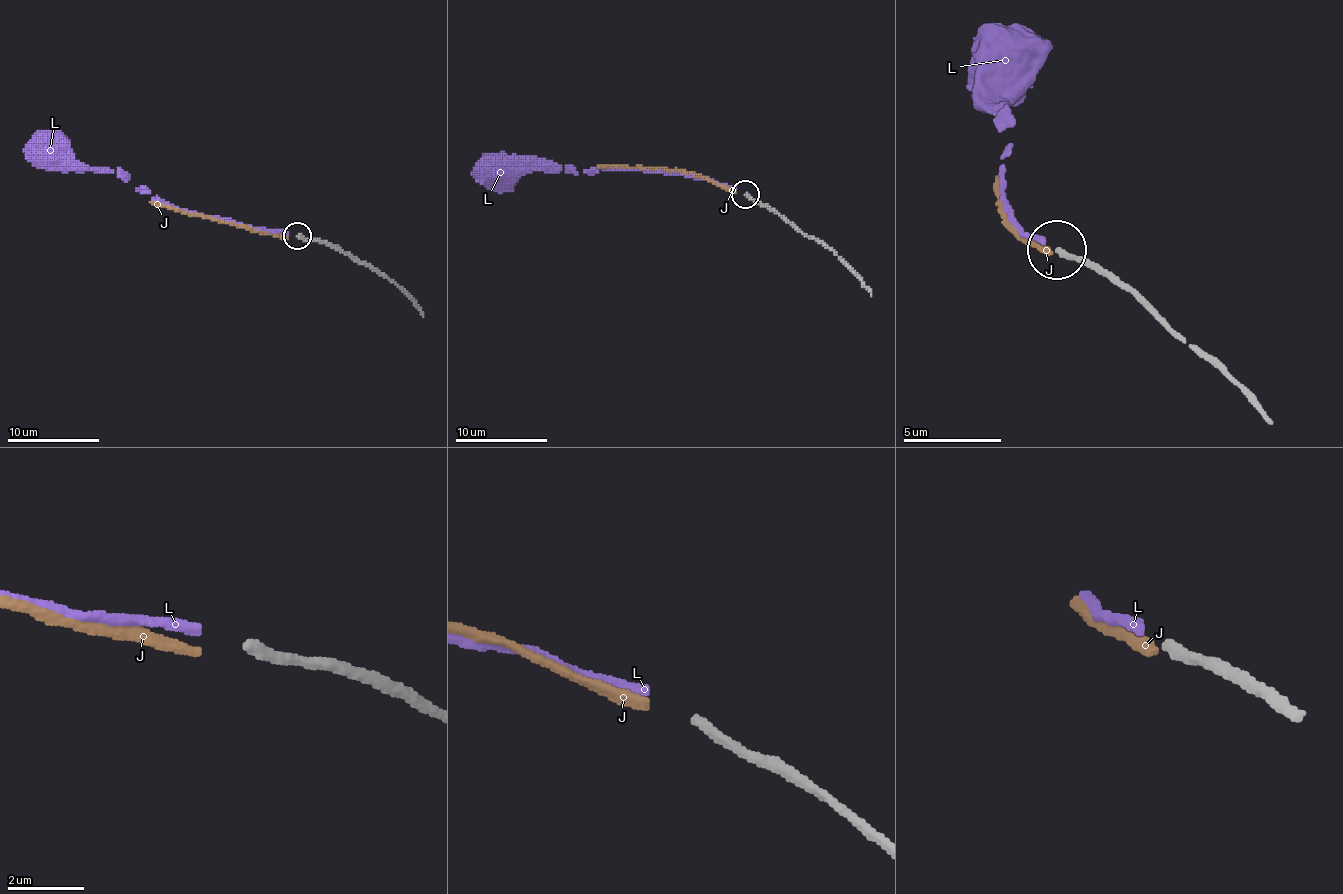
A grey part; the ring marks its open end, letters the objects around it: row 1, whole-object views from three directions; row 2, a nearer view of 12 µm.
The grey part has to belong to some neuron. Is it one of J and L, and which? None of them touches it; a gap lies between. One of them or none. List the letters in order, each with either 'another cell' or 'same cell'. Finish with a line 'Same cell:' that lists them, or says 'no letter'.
J: another cell
L: same cell
Same cell: L

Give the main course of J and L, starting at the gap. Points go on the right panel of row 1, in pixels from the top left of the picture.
J: (1053, 250), (1029, 246), (1004, 221), (994, 177)
L: (1043, 246), (1009, 216), (1004, 197), (1009, 118), (999, 108), (1019, 74), (1014, 64)

